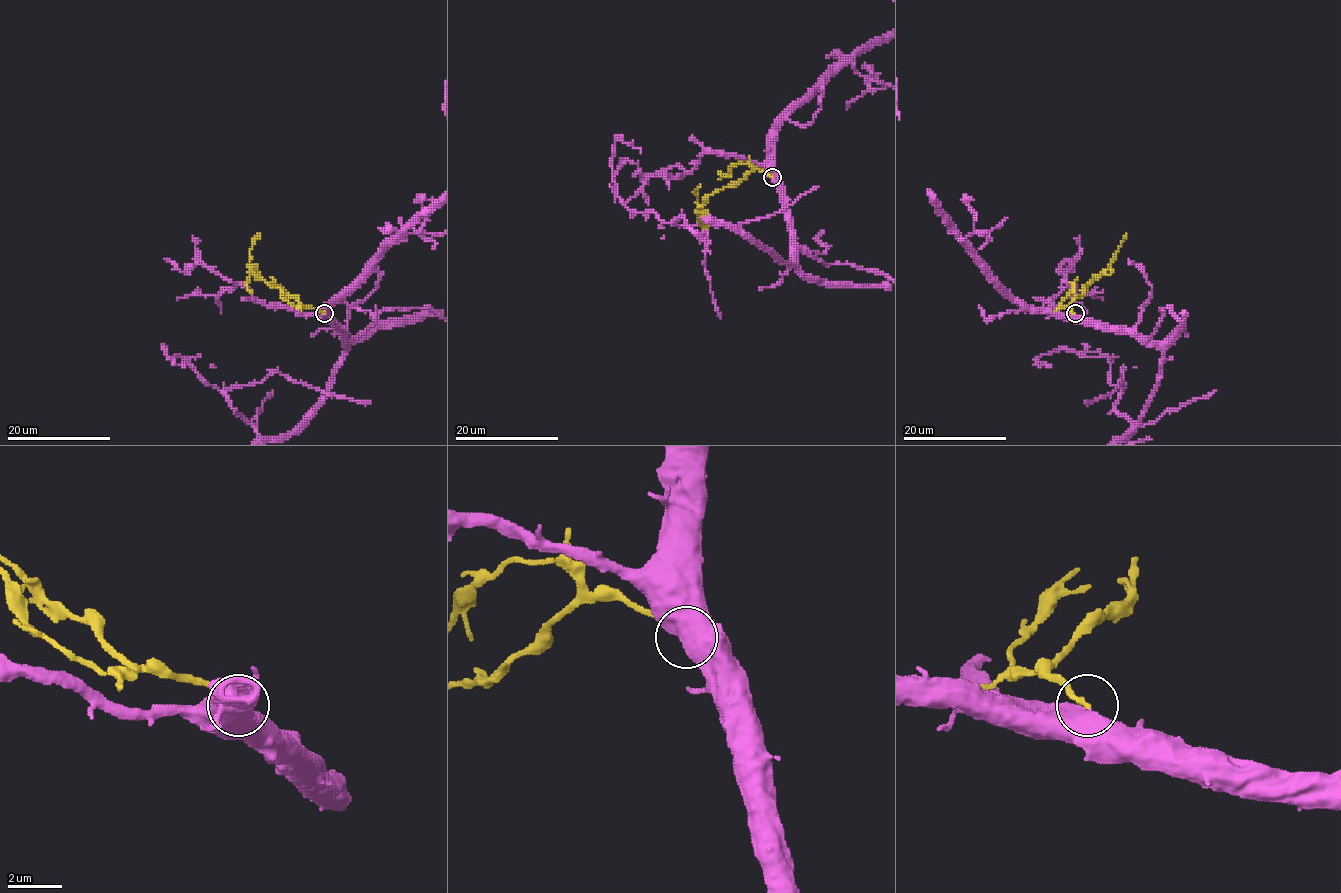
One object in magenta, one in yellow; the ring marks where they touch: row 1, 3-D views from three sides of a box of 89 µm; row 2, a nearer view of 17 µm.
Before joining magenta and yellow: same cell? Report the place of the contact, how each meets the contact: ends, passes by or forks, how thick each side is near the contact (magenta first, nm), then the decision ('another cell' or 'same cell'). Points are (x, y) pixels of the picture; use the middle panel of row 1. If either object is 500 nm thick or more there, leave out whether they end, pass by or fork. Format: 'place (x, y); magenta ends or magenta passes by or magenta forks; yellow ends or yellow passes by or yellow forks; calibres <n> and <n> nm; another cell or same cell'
place (772, 177); calibres 750 and 200 nm; another cell

